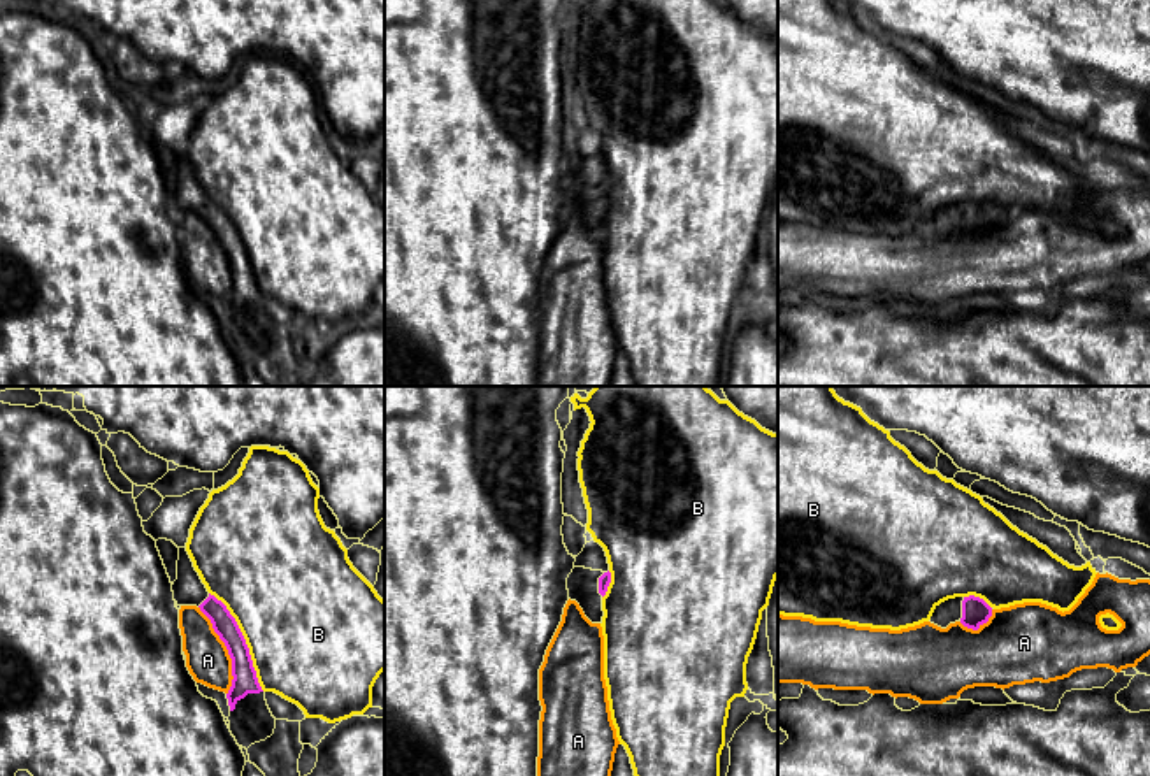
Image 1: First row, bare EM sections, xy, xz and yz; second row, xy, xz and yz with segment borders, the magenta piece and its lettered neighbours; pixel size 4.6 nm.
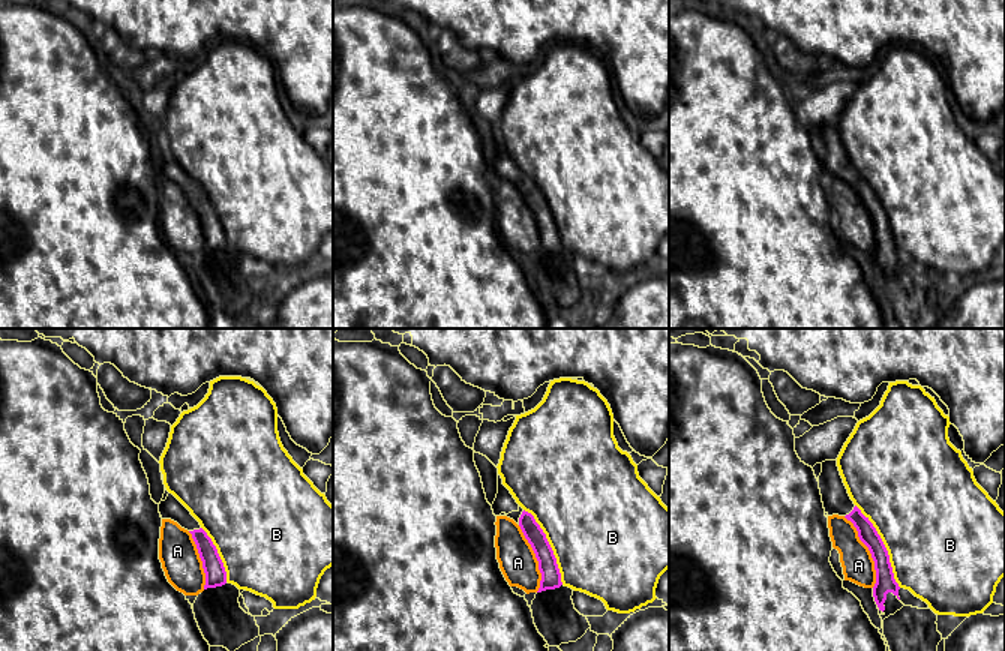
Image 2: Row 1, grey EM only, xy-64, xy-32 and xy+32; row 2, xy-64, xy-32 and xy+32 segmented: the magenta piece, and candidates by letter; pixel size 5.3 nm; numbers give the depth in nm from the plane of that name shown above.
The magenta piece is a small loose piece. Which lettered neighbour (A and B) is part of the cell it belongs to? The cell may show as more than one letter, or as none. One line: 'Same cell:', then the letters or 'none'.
Same cell: none

